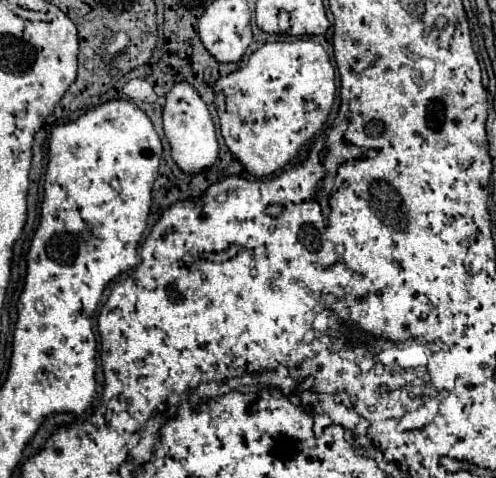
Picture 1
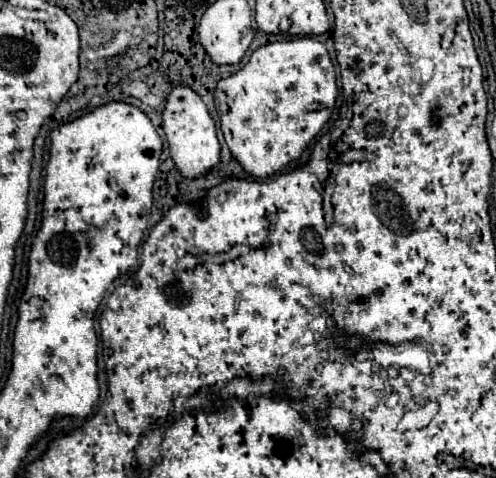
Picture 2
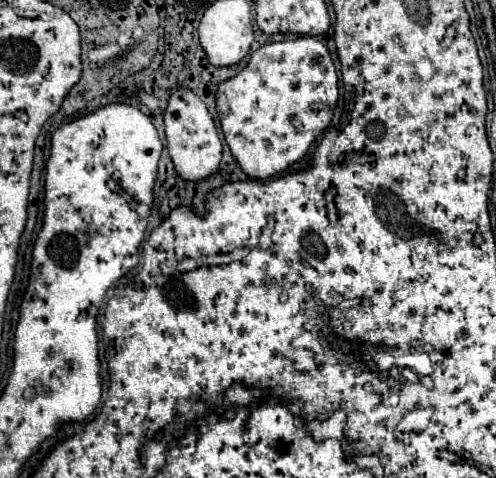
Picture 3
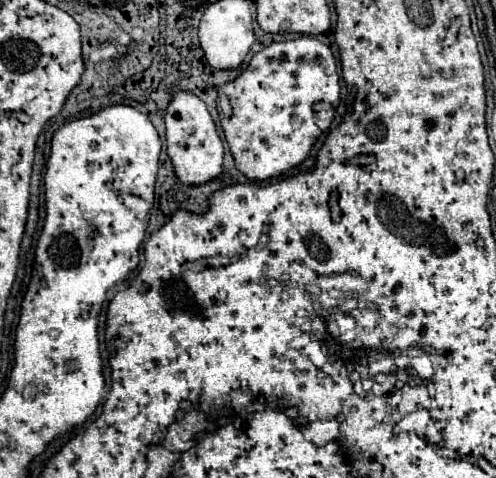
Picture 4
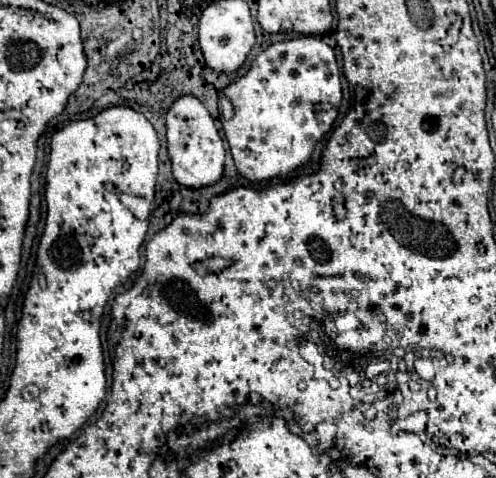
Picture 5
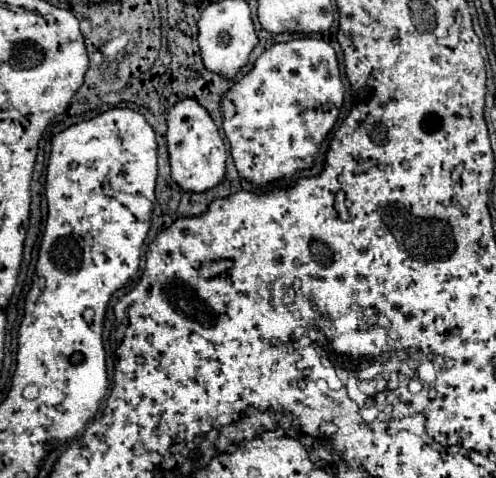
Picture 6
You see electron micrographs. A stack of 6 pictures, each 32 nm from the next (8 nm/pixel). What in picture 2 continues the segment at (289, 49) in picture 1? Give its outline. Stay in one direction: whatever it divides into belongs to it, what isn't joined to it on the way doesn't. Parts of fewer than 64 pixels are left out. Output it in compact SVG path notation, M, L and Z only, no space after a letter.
M309 36L260 46L256 52L252 52L248 64L234 76L220 80L216 90L226 94L228 104L228 112L220 114L224 140L232 156L252 178L274 176L290 162L298 160L308 144L316 138L316 134L328 124L338 96L336 70L332 66L328 50Z

